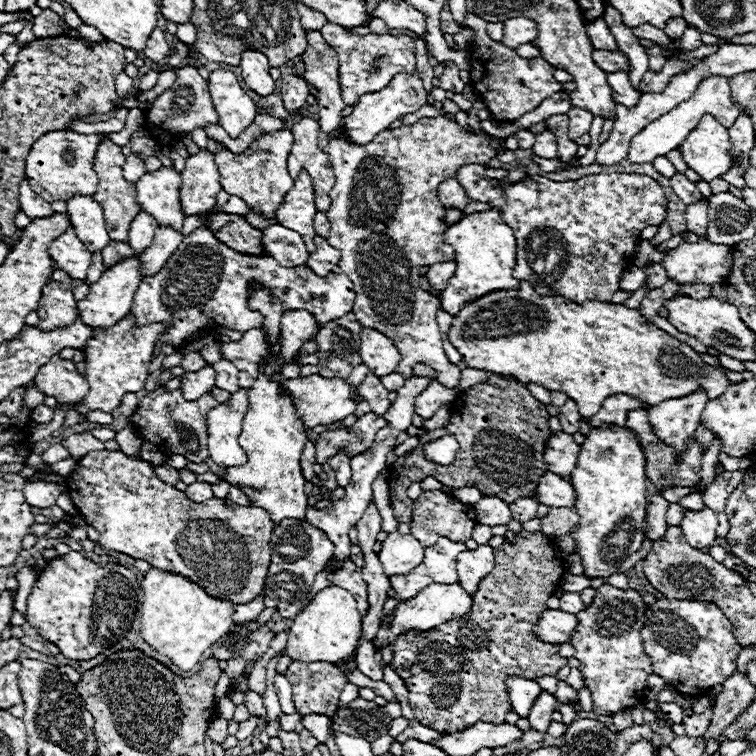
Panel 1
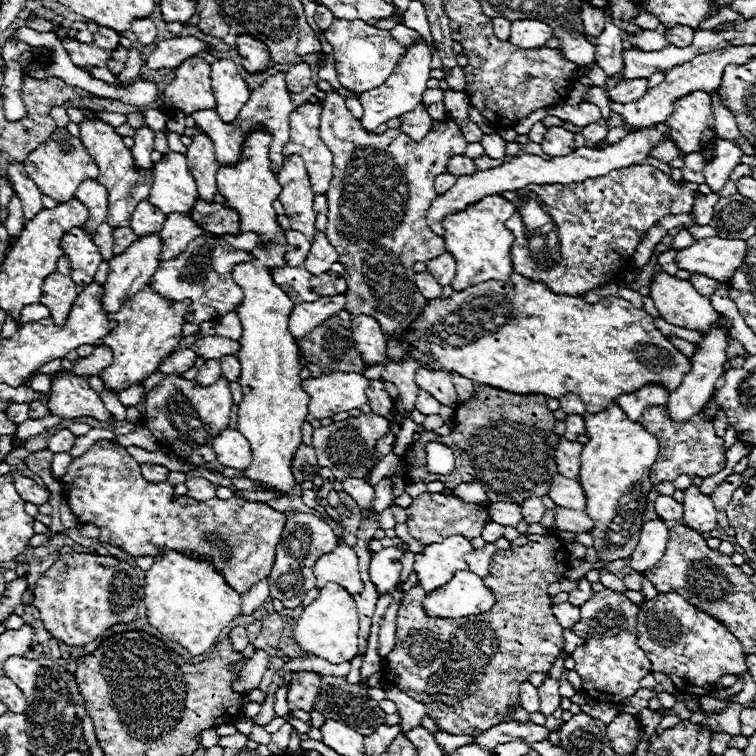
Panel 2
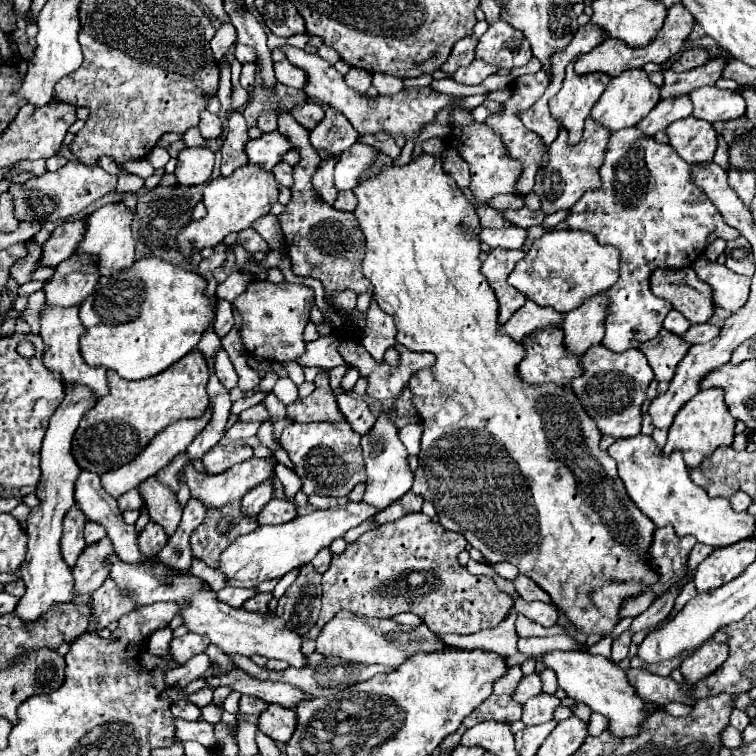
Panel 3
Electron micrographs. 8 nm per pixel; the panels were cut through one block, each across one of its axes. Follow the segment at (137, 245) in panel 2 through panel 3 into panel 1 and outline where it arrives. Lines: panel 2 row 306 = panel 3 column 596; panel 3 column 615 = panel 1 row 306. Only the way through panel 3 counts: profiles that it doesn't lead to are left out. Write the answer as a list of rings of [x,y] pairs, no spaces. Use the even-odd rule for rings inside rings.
[[[134,254],[132,258],[124,258],[122,262],[108,268],[100,276],[100,280],[90,286],[90,294],[82,302],[78,302],[78,314],[82,316],[82,322],[94,328],[108,328],[116,324],[120,318],[124,318],[130,312],[140,282],[142,282],[142,266],[138,262],[138,254]]]

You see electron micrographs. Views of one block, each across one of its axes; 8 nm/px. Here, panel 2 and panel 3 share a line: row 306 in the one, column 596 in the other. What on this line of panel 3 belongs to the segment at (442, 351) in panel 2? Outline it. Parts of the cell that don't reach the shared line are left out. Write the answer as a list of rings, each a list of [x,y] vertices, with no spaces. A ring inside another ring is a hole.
[[[420,154],[416,160],[412,160],[406,166],[388,166],[380,176],[366,178],[362,180],[356,188],[354,194],[358,196],[358,206],[354,210],[360,228],[366,236],[366,256],[362,262],[364,276],[372,282],[374,286],[374,296],[380,304],[380,308],[394,318],[396,324],[396,340],[406,346],[412,352],[430,352],[436,356],[436,362],[430,368],[416,370],[408,382],[408,388],[412,392],[412,404],[416,412],[422,416],[424,424],[424,434],[422,434],[422,450],[418,454],[418,470],[414,476],[414,486],[412,492],[422,496],[424,500],[432,502],[432,506],[438,512],[440,524],[446,530],[458,532],[466,538],[466,542],[472,548],[478,548],[482,556],[490,562],[510,562],[514,564],[522,576],[528,576],[534,580],[540,588],[544,588],[552,604],[570,620],[570,624],[590,636],[590,634],[600,634],[600,636],[610,636],[614,626],[620,622],[620,606],[628,596],[636,596],[644,592],[644,588],[652,586],[658,582],[656,572],[652,572],[650,566],[650,546],[654,540],[654,530],[656,526],[648,516],[644,516],[636,504],[628,498],[628,492],[618,476],[616,462],[610,458],[608,452],[600,450],[600,430],[596,422],[586,414],[582,408],[580,400],[572,392],[570,386],[562,384],[524,384],[518,376],[518,364],[524,358],[524,346],[516,340],[512,340],[506,332],[500,332],[500,322],[498,322],[498,300],[492,290],[492,286],[486,282],[486,278],[480,272],[480,220],[476,214],[476,208],[472,202],[464,198],[452,176],[448,176],[442,170],[442,160],[430,154]],[[642,572],[652,572],[652,576],[644,578]]]

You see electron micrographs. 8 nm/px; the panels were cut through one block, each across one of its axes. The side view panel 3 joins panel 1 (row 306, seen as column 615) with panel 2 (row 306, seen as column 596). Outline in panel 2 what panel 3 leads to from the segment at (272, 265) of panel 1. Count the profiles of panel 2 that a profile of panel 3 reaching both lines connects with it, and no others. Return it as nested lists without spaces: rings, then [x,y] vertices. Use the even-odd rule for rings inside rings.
[[[202,234],[200,238],[194,238],[190,242],[190,246],[184,250],[184,254],[172,258],[168,262],[160,262],[160,270],[152,276],[148,286],[166,300],[172,300],[172,302],[190,300],[192,304],[188,308],[184,322],[202,324],[206,320],[212,320],[212,318],[238,310],[238,306],[244,300],[244,294],[242,294],[242,288],[238,284],[234,284],[234,280],[232,280],[232,268],[236,264],[244,264],[244,262],[252,262],[252,260],[254,260],[254,256],[250,252],[232,248],[222,238]]]

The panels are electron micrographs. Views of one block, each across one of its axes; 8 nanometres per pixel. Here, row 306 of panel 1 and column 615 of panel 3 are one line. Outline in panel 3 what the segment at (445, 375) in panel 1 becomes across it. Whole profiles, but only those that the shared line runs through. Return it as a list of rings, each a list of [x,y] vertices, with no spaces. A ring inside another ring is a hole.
[[[600,344],[592,346],[584,354],[584,376],[576,378],[570,386],[576,396],[580,396],[584,410],[596,420],[602,434],[612,438],[630,438],[640,434],[642,404],[646,400],[646,390],[652,380],[654,372],[640,350],[616,354]]]

